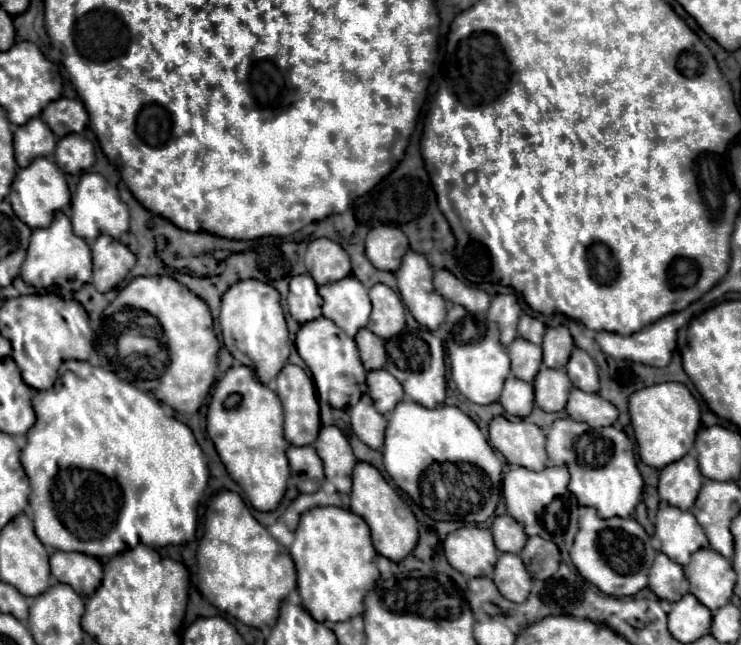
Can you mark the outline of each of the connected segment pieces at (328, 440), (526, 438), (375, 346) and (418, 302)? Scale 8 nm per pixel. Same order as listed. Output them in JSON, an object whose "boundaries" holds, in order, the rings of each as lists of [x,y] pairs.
{"boundaries":[[[[322,426],[314,442],[314,448],[324,462],[326,480],[332,482],[340,494],[350,494],[352,490],[350,474],[356,464],[356,458],[352,454],[346,436],[336,426]]],[[[496,416],[490,422],[490,444],[508,464],[524,466],[528,470],[544,470],[548,464],[544,442],[546,436],[542,428],[526,420],[510,422],[504,416]]],[[[364,328],[364,330],[360,330],[360,334],[356,334],[354,340],[358,344],[360,360],[362,360],[366,370],[378,370],[378,368],[384,366],[386,350],[384,350],[384,340],[382,338],[378,338],[368,328]]],[[[408,250],[400,270],[396,270],[398,290],[418,324],[428,330],[438,330],[446,318],[446,300],[432,294],[432,270],[424,256]]]]}

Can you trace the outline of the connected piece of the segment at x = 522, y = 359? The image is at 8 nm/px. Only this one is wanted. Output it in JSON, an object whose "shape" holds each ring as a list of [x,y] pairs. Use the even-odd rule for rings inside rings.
{"shape":[[[516,338],[506,350],[512,362],[512,374],[524,382],[532,382],[542,364],[542,348],[524,338]]]}

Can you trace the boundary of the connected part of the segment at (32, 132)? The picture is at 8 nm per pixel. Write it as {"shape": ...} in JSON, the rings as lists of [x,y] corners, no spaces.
{"shape":[[[32,118],[24,126],[18,126],[14,130],[14,156],[20,168],[28,166],[28,162],[32,162],[34,158],[50,156],[54,148],[56,136],[40,118]]]}

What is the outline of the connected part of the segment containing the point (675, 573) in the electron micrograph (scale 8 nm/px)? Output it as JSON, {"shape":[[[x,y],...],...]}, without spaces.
{"shape":[[[658,552],[648,576],[650,590],[668,602],[680,600],[688,592],[688,580],[682,572],[682,566],[672,562],[666,554]]]}

